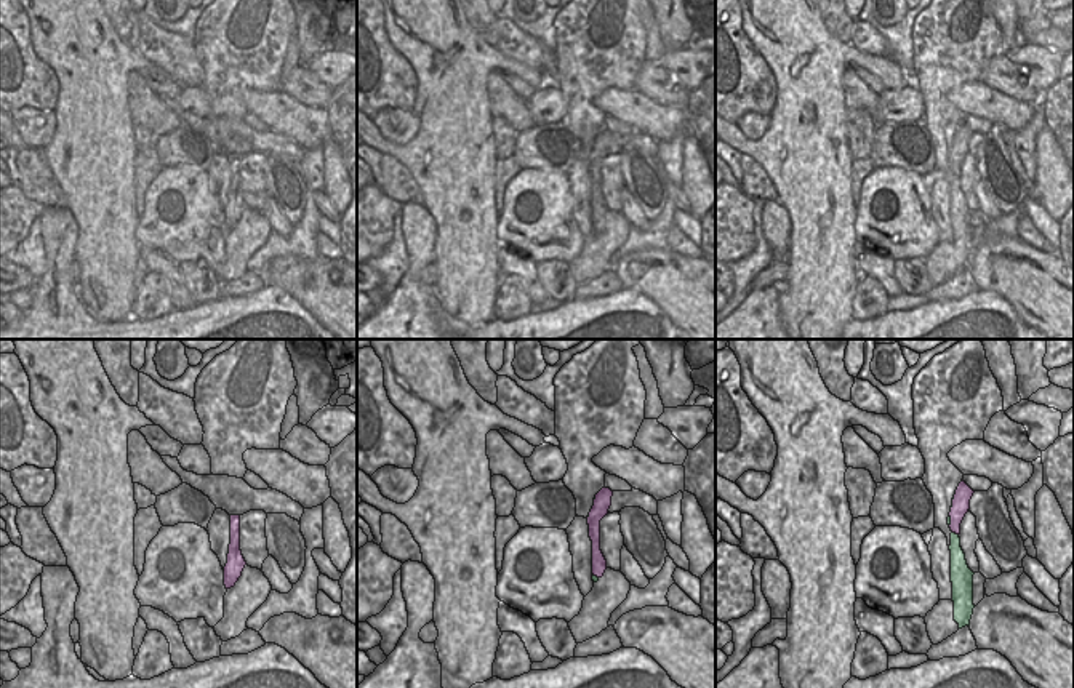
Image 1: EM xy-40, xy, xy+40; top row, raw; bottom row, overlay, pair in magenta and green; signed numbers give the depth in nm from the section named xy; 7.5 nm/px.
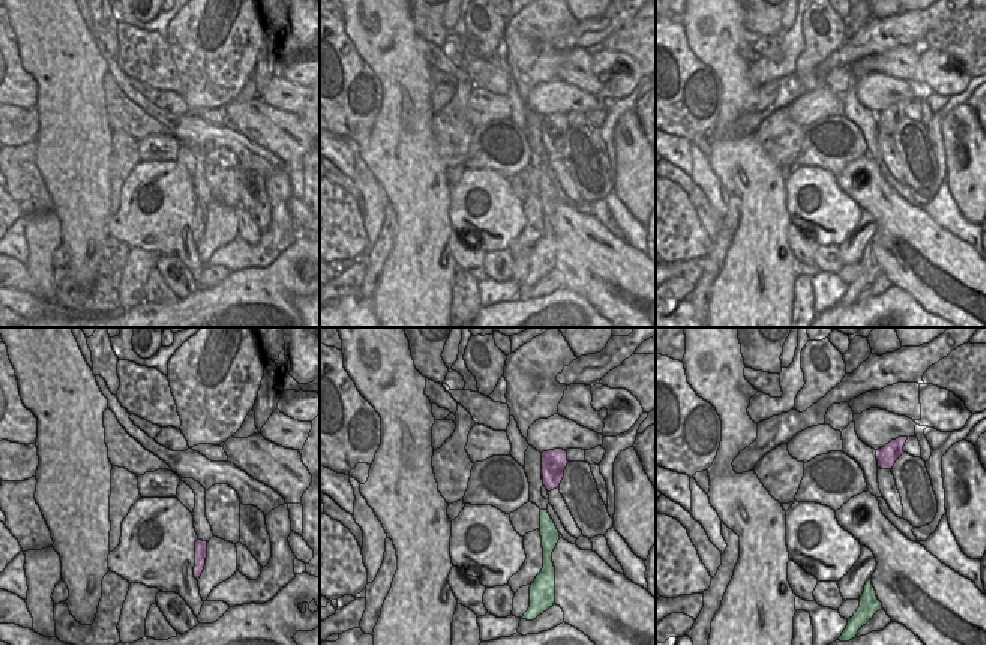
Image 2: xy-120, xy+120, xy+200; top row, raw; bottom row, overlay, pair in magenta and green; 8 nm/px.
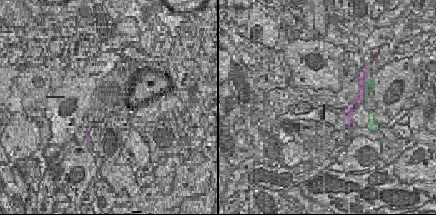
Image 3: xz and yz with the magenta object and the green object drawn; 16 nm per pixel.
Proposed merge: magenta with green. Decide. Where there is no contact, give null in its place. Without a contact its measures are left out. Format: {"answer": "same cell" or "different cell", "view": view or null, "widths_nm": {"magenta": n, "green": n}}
{"answer": "different cell", "view": "xy+40", "widths_nm": {"magenta": 140, "green": 120}}

